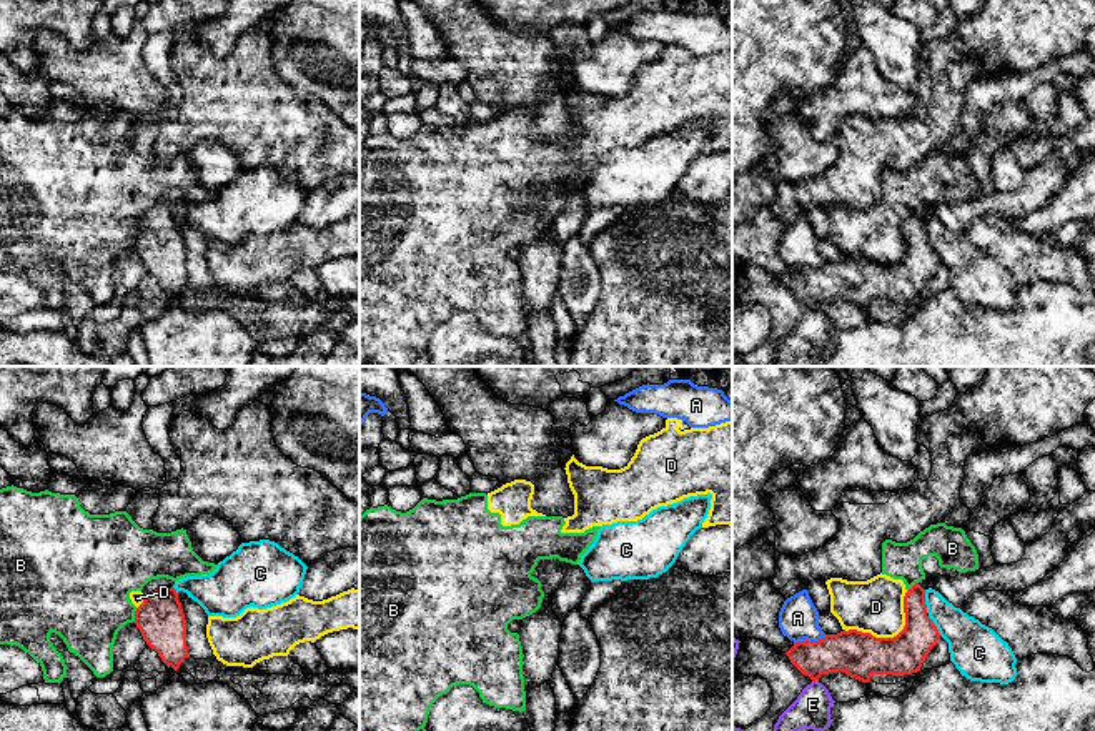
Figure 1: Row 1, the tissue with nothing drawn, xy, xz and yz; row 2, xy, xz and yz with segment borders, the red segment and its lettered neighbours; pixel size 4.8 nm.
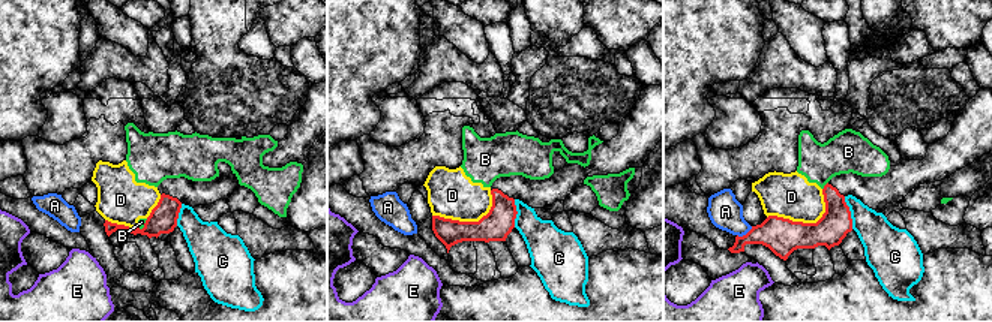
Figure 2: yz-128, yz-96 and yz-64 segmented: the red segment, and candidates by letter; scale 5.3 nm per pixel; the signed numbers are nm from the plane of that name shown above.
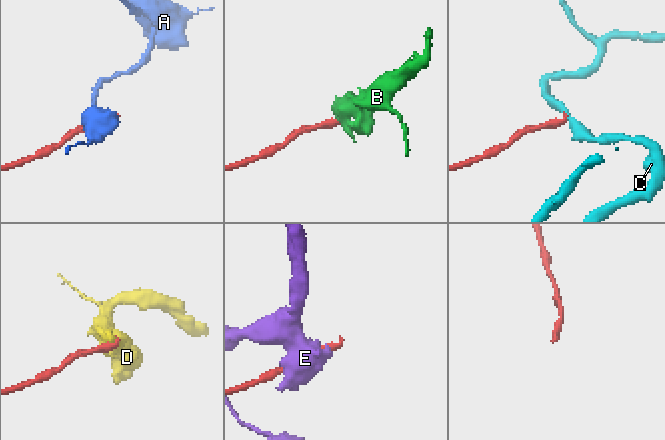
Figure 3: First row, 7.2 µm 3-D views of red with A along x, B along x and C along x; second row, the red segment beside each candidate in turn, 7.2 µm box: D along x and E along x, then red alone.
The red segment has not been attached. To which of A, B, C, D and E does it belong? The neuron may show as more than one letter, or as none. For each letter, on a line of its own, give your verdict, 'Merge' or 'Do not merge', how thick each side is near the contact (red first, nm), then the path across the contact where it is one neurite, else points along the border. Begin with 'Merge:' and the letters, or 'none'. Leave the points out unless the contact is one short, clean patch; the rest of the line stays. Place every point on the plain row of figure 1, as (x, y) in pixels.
Merge: none
A: Do not merge. Thickness 220 nm (red) against 190 nm. Boundary: yz (826, 262), (817, 267), (799, 267), (794, 270)
B: Do not merge. Thickness 240 nm (red) against 420 nm. Boundary: xy (137, 235), (132, 248)
C: Do not merge. Thickness 180 nm (red) against 180 nm. Boundary: yz (924, 217), (927, 238)
D: Do not merge. Thickness 220 nm (red) against 260 nm
E: Do not merge. Thickness 220 nm (red) against 180 nm

